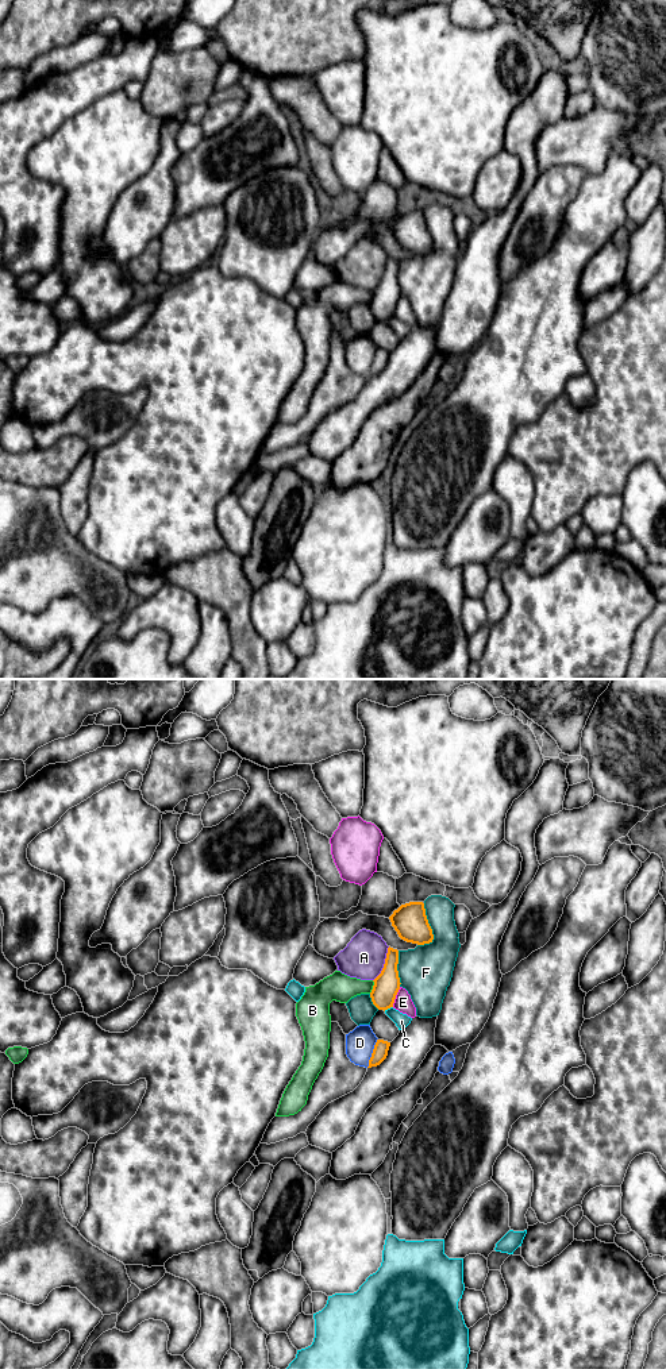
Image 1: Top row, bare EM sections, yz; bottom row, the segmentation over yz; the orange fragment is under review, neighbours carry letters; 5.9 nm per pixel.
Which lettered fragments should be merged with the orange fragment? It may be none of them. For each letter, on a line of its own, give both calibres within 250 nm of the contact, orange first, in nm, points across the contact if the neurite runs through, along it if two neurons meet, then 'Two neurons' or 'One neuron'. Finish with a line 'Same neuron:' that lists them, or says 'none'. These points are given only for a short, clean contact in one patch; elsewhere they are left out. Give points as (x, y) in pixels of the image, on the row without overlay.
A: Thickness 160 nm (orange) against 260 nm. Two neurons
B: Thickness 160 nm (orange) against 170 nm. Boundary: yz (373, 289), (373, 297), (369, 301). Two neurons
C: Thickness 160 nm (orange) against 90 nm. Two neurons
D: Thickness 90 nm (orange) against 170 nm. Two neurons
E: Thickness 160 nm (orange) against 110 nm. Two neurons
F: Thickness 200 nm (orange) against 300 nm. Two neurons
Same neuron: none

